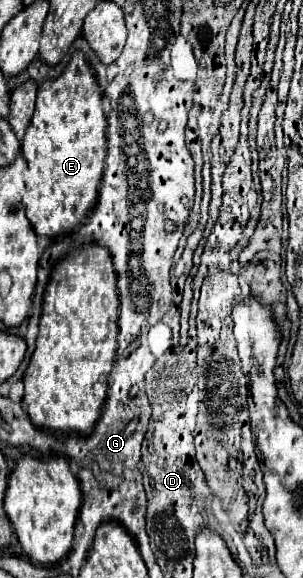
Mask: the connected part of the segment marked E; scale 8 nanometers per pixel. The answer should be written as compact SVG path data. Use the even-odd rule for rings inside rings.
M74 51L72 59L68 61L60 77L44 81L38 89L34 117L22 139L22 155L28 163L26 193L22 203L26 209L26 217L30 219L38 235L58 237L70 233L84 219L88 209L94 207L106 157L106 115L102 111L100 97L102 97L100 85L82 51Z

